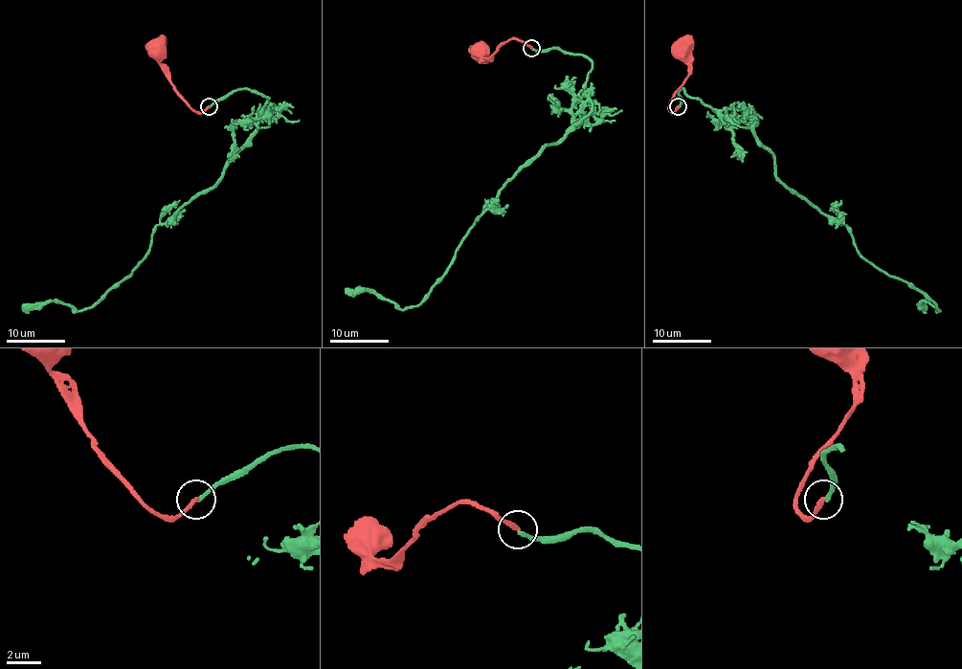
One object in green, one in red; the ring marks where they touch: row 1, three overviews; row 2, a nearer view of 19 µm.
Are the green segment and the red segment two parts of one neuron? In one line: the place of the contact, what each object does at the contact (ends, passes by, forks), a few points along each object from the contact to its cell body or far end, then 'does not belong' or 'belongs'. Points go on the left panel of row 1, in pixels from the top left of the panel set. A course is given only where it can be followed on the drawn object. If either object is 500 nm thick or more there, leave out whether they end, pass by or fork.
at (209, 106); green ends there; red ends there; green runs (208, 106), (240, 89), (262, 93), (268, 126), (155, 228), (142, 259), (96, 305), (22, 311); red runs (208, 106), (199, 112), (189, 104), (166, 76), (157, 49); does not belong

